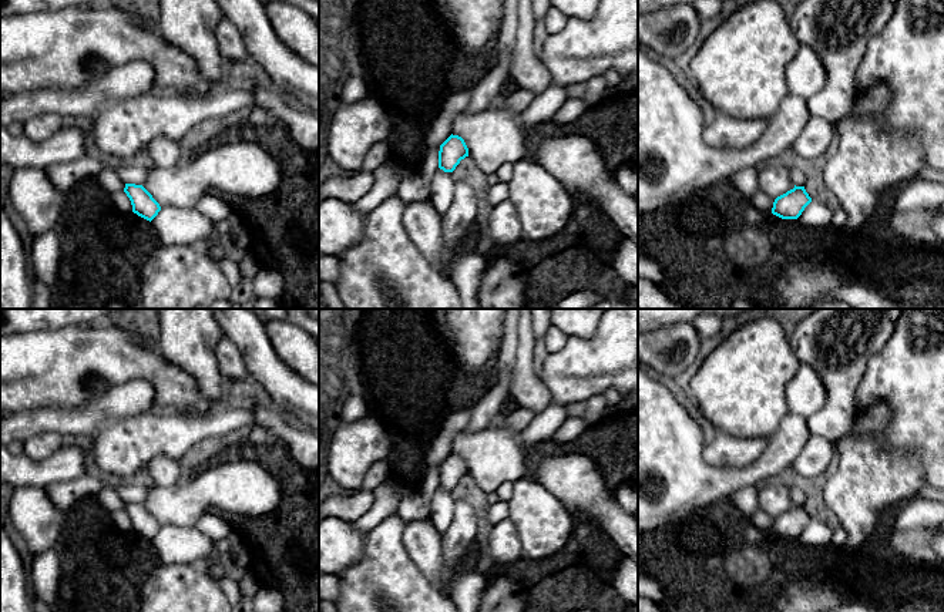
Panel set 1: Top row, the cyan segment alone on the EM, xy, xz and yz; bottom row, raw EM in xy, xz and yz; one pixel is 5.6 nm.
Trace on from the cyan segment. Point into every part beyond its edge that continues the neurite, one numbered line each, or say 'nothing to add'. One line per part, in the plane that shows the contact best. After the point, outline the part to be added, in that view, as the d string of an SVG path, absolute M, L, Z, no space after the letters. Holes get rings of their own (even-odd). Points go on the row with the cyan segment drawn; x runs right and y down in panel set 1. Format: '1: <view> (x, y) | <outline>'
nothing to add

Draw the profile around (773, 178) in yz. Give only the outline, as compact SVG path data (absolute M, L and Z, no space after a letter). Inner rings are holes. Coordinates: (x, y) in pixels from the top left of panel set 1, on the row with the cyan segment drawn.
M770 162L756 168L756 182L760 191L772 199L794 188L790 178L792 168L785 162Z

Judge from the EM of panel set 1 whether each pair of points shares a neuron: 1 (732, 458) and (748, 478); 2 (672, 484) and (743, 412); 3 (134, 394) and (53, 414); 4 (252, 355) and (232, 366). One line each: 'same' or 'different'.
1: different
2: different
3: same
4: different

